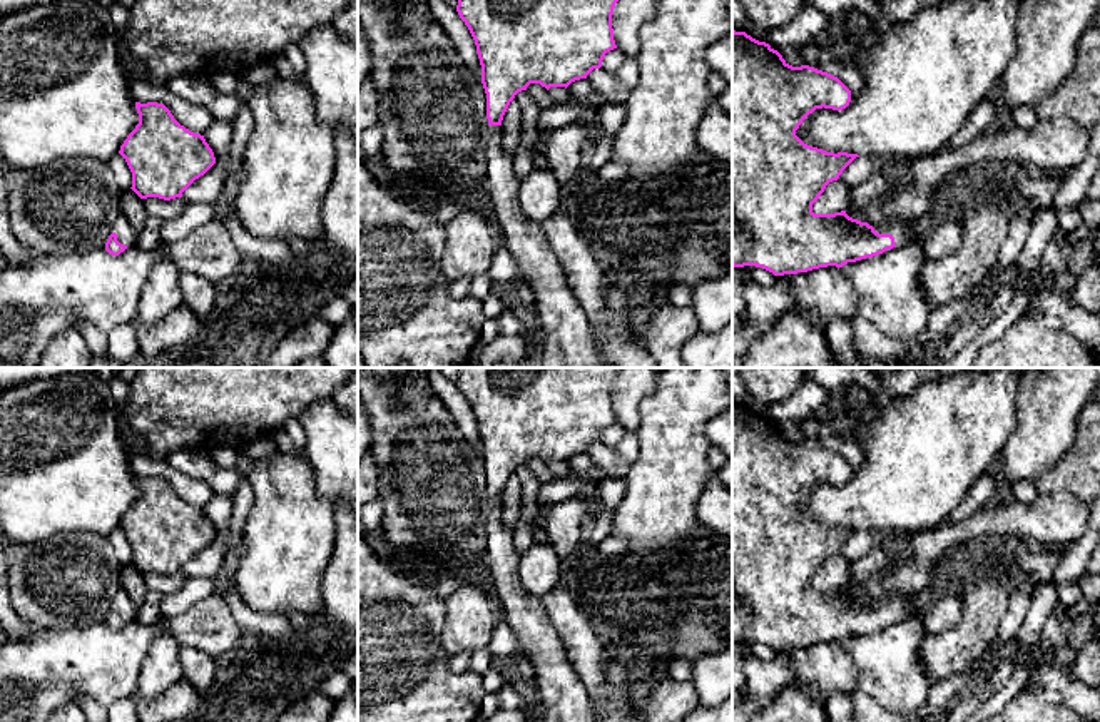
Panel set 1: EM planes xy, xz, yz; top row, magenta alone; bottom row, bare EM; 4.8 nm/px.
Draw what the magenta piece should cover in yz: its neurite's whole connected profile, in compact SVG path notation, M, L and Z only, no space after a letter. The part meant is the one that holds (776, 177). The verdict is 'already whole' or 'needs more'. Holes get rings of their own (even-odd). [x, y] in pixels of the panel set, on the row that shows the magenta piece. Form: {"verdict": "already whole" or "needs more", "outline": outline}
{"verdict": "needs more", "outline": "M732 30L732 266L756 266L774 276L843 267L888 249L919 244L943 217L889 219L876 226L846 214L814 214L812 204L858 154L826 152L804 144L796 130L816 109L843 110L851 90L809 65L792 67L769 43Z"}

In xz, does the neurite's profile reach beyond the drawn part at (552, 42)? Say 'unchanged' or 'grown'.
grown

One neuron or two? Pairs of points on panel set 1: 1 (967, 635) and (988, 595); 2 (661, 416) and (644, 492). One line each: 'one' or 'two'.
1: one
2: one

